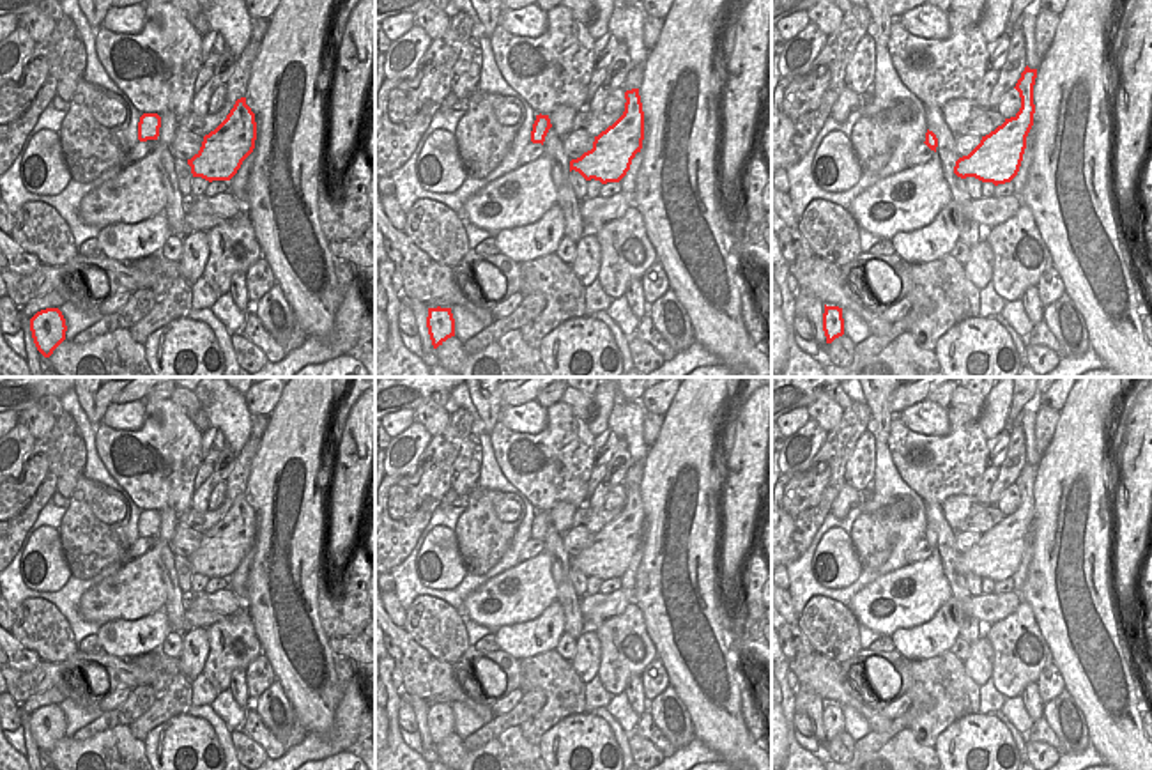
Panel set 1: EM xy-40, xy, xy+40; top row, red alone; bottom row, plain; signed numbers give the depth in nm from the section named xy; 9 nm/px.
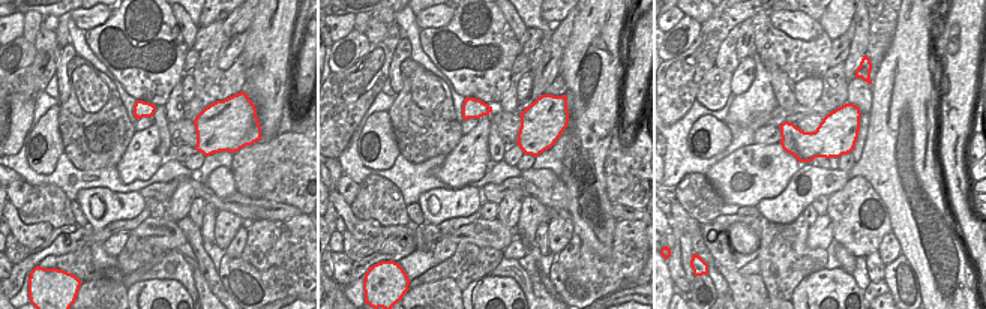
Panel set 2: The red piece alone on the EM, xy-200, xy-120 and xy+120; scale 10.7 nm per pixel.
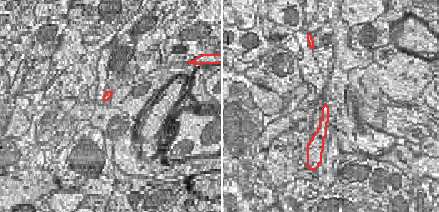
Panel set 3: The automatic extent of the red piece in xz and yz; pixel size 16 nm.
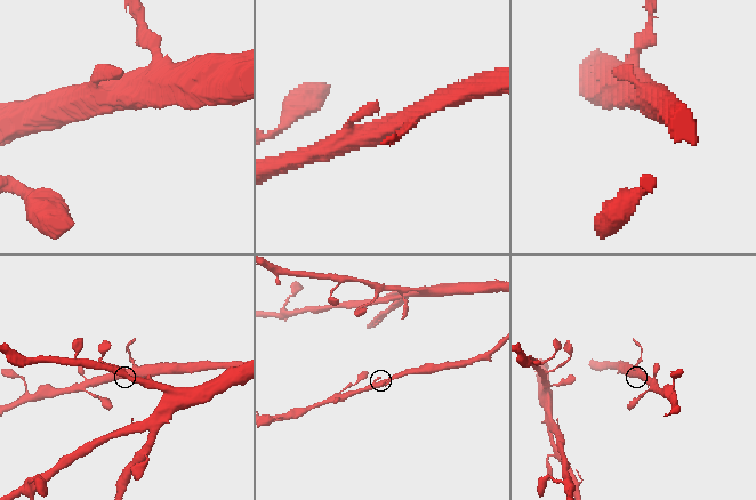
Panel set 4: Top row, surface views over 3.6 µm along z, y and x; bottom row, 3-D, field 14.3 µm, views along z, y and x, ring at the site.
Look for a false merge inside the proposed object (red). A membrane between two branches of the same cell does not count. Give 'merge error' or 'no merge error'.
merge error

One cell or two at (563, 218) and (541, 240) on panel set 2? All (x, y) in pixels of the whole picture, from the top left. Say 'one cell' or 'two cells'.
two cells

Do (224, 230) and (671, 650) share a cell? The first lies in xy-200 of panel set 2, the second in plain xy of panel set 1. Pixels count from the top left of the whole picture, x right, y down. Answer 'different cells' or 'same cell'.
different cells

